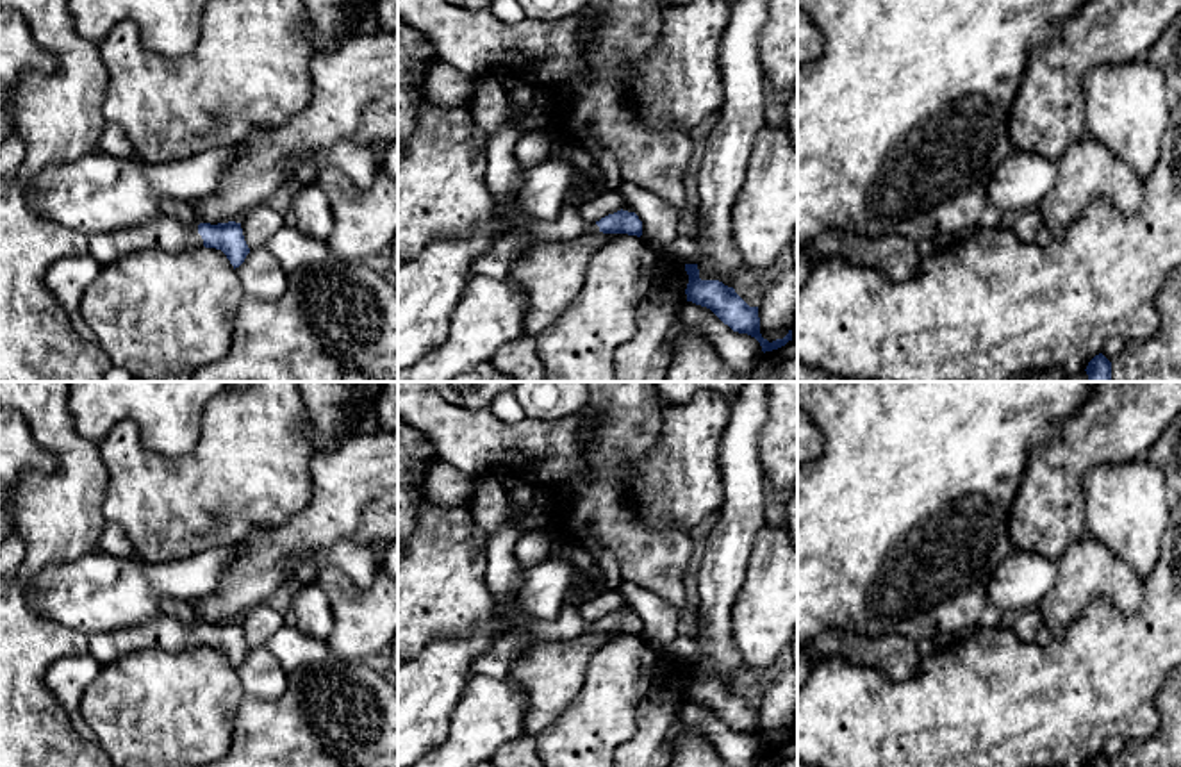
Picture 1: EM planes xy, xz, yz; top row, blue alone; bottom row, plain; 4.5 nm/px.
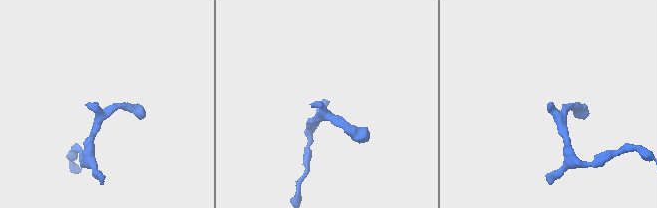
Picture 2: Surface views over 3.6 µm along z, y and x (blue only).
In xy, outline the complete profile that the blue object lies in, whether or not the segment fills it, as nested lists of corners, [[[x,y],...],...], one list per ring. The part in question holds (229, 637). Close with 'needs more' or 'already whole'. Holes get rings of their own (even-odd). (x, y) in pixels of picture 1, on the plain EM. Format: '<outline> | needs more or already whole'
[[[162,614],[150,624],[87,635],[87,655],[102,667],[143,649],[175,653],[180,647],[202,646],[221,649],[234,669],[250,653],[241,623],[235,621],[184,626],[175,617]]] | needs more

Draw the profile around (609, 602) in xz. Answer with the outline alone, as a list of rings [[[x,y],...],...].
[[[605,590],[603,594],[592,598],[592,599],[587,599],[580,606],[580,615],[585,621],[589,621],[589,623],[596,623],[601,617],[621,610],[624,601],[626,599],[623,598],[621,592],[617,592],[617,590]]]

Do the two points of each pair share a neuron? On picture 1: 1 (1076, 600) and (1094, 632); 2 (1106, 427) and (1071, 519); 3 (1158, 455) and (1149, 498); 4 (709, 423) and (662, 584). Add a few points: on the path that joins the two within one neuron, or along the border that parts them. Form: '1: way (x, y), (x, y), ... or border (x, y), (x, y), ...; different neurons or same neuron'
1: border (1124, 612), (1094, 598), (1069, 630), (1053, 639); different neurons
2: way (1083, 450), (1071, 462), (1071, 496); same neuron
3: border (1146, 457), (1162, 473); different neurons
4: border (637, 516), (652, 528), (685, 528), (689, 532); different neurons

